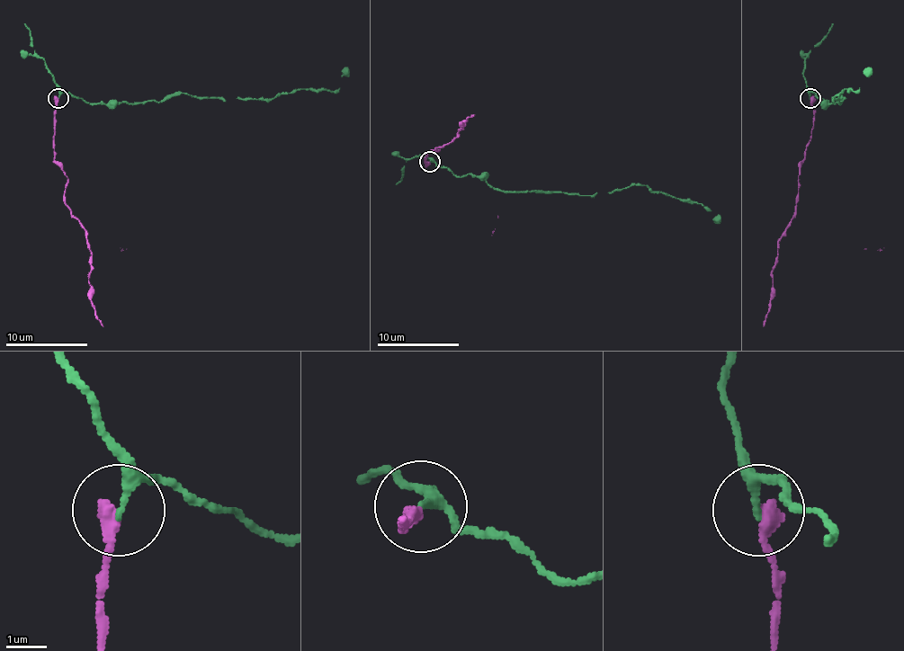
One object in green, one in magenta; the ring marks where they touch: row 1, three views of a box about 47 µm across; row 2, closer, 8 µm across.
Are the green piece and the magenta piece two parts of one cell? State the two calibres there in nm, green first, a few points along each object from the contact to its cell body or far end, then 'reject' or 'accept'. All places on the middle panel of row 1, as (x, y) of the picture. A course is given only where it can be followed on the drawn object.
180/380 nm | green via (429, 162), (458, 176), (476, 174), (502, 191), (595, 195), (645, 184), (690, 199), (709, 209), (719, 223) | magenta via (429, 162), (425, 156), (439, 150), (435, 147), (443, 147), (455, 138), (461, 123), (474, 115) | accept

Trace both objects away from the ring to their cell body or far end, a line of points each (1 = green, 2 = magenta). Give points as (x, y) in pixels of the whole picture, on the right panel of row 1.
1: (810, 98), (815, 93), (839, 102), (839, 93), (833, 98), (857, 90), (872, 67)
2: (810, 98), (813, 129), (799, 178), (796, 215), (778, 243), (778, 262), (772, 270), (772, 298), (764, 326)

